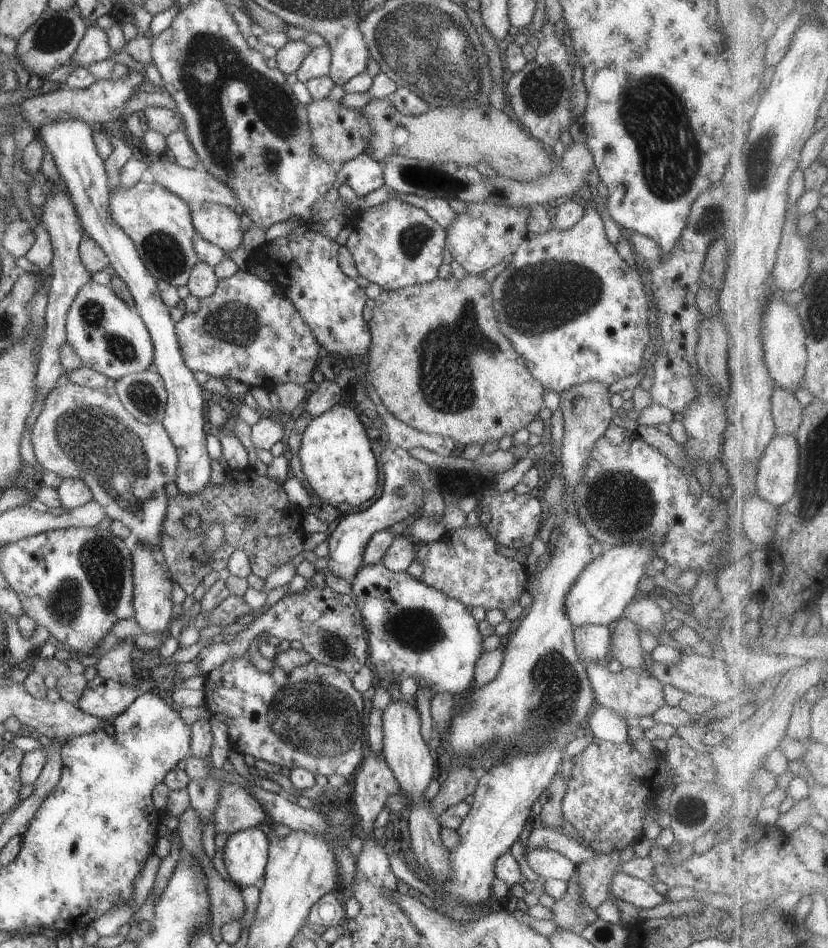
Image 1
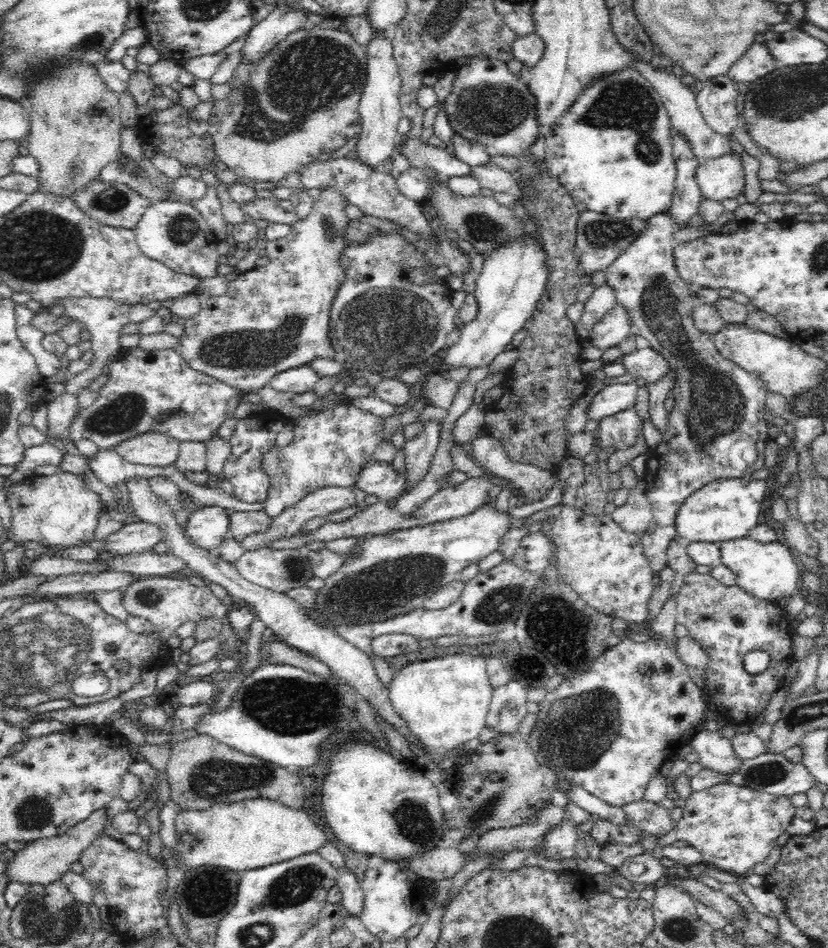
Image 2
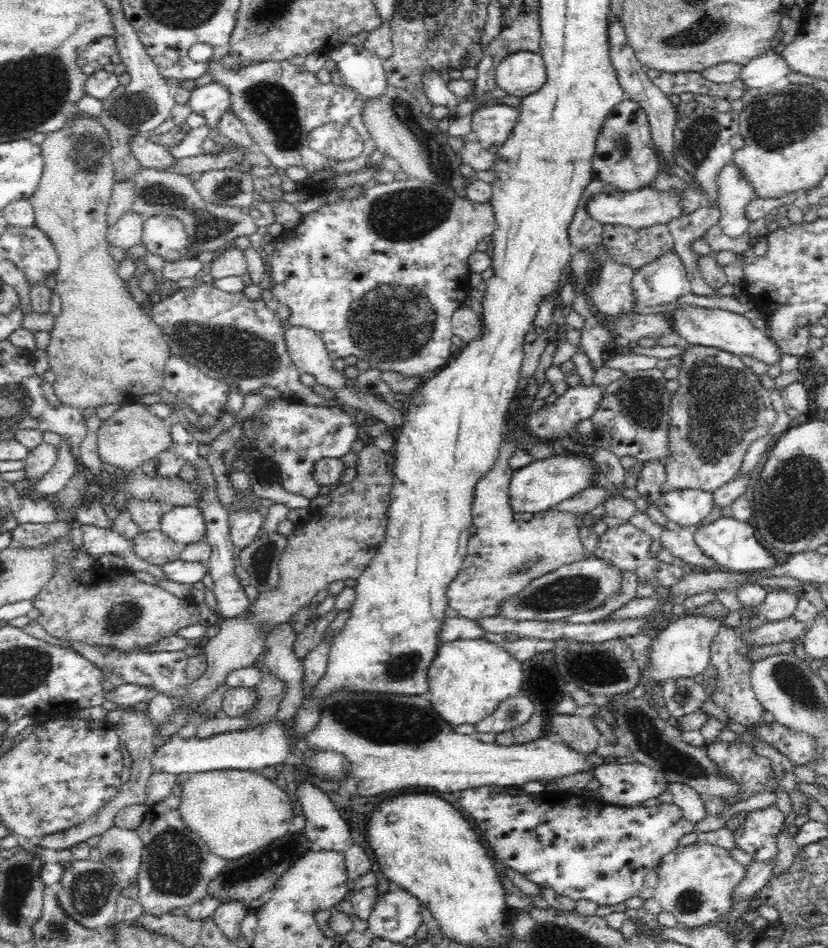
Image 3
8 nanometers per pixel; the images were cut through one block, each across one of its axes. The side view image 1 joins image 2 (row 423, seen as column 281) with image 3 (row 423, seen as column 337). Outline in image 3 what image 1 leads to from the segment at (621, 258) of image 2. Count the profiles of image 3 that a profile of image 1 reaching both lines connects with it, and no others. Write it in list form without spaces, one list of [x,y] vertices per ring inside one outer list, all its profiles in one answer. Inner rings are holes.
[[[685,344],[685,351],[680,354],[682,363],[678,367],[678,384],[680,385],[678,390],[673,392],[671,408],[670,408],[670,432],[668,432],[668,439],[670,439],[670,456],[665,464],[667,477],[661,486],[661,495],[664,495],[664,492],[674,492],[674,490],[705,490],[706,492],[713,493],[715,490],[718,490],[721,486],[724,486],[727,482],[730,482],[738,474],[740,466],[742,466],[742,461],[744,460],[744,455],[747,453],[750,445],[764,437],[773,427],[774,423],[777,420],[777,413],[772,406],[771,392],[772,390],[766,390],[762,386],[760,377],[754,374],[753,370],[748,368],[742,358],[738,355],[732,354],[726,350],[722,350],[716,347],[707,347],[702,345],[694,344]]]

